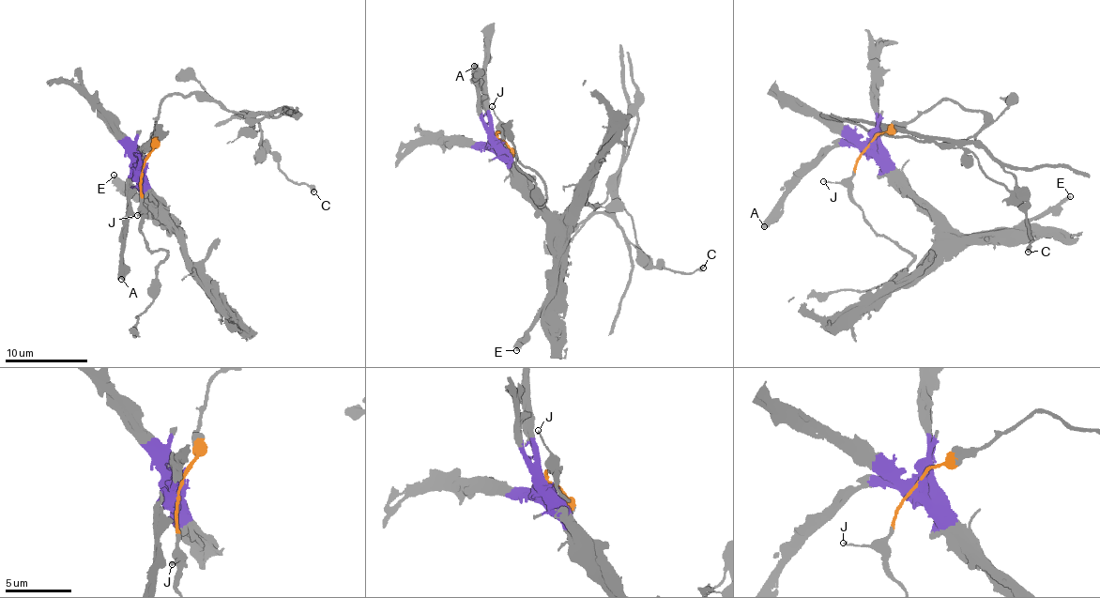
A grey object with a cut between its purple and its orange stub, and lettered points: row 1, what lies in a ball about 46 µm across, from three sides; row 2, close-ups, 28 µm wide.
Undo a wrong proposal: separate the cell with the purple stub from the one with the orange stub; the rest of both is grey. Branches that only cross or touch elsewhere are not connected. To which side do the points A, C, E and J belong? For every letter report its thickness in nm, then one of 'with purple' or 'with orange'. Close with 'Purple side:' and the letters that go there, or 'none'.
A: 600 nm thick; with purple
C: 360 nm thick; with orange
E: 320 nm thick; with purple
J: 100 nm thick; with orange
Purple side: A, E

